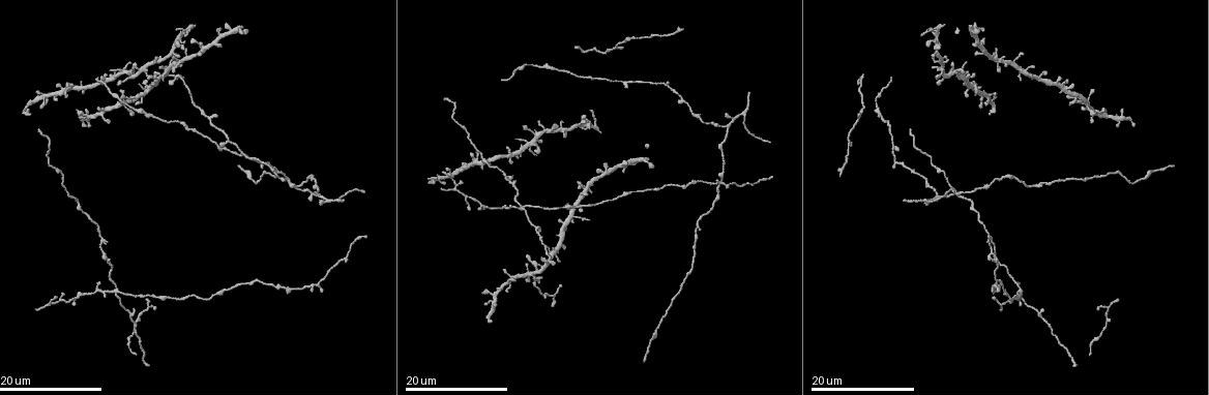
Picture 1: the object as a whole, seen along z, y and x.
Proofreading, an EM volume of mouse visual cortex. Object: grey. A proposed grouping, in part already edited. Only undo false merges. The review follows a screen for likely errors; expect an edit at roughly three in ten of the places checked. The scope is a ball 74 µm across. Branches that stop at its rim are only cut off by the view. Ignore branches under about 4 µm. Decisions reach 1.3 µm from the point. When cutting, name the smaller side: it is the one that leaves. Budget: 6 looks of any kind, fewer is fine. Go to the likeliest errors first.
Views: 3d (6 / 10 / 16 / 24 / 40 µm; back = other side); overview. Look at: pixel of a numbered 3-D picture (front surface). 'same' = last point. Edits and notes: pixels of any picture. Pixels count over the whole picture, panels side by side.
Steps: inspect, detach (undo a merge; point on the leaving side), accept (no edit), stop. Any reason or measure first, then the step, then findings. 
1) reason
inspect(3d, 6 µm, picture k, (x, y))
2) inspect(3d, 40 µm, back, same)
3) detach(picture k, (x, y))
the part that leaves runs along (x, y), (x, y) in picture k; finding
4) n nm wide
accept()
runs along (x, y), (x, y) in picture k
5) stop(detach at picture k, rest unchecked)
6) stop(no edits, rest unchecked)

four or more arms meet
inspect(3d, 16 µm, picture 1, (1021, 292))

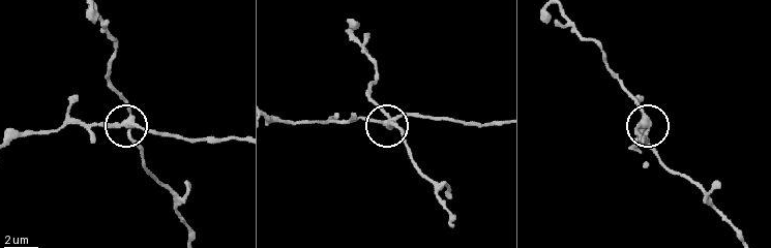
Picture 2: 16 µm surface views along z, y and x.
closer look
inspect(3d, 10 µm, picture 2, (130, 124))

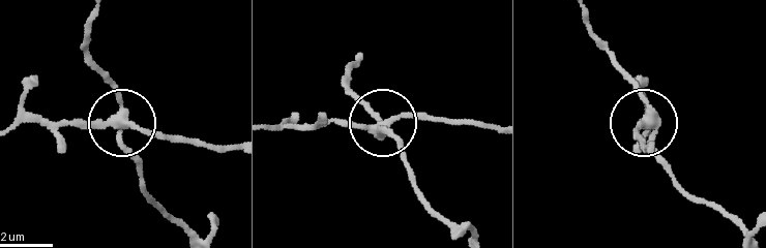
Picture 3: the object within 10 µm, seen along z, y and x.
detach(picture 3, (130, 158))
the part that leaves runs along (119, 115), (115, 90), (86, 51), (94, 10) in picture 3; two cells meet here

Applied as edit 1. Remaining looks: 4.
three arms meet
inspect(3d, 16 µm, picture 1, (320, 196))

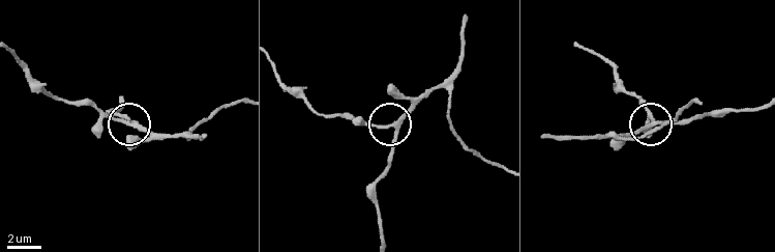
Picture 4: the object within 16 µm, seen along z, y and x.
inspect(3d, 6 µm, picture 4, (396, 126))

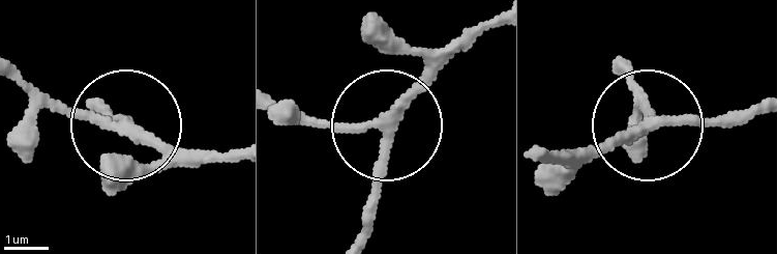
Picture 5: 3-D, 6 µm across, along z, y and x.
side arm 58 µm; 3 arms
accept()
all the same cell

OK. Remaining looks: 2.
stop(detach at picture 3, rest unchecked)

